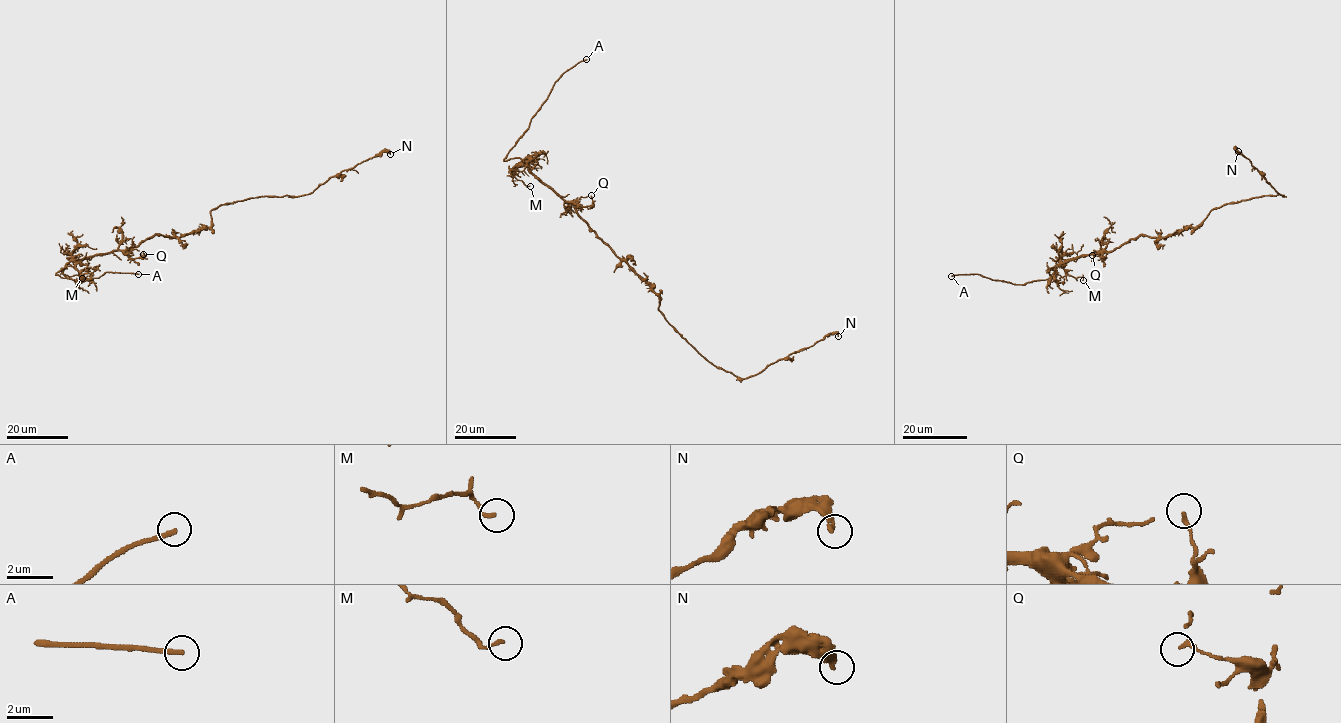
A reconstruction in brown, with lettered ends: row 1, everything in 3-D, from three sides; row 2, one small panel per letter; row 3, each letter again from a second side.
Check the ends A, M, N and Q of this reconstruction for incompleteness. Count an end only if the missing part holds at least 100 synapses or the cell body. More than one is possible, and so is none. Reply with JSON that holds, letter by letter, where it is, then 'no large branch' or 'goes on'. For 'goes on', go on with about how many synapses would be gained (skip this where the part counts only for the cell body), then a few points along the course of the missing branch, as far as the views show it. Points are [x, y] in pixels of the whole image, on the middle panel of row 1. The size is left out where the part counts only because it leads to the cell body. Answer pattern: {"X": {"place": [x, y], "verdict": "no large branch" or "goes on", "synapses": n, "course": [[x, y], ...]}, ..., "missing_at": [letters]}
{"A": {"place": [586, 59], "verdict": "goes on", "course": [[586, 59], [606, 48], [620, 30]]}, "M": {"place": [530, 186], "verdict": "no large branch"}, "N": {"place": [838, 336], "verdict": "no large branch"}, "Q": {"place": [591, 195], "verdict": "no large branch"}, "missing_at": ["A"]}

